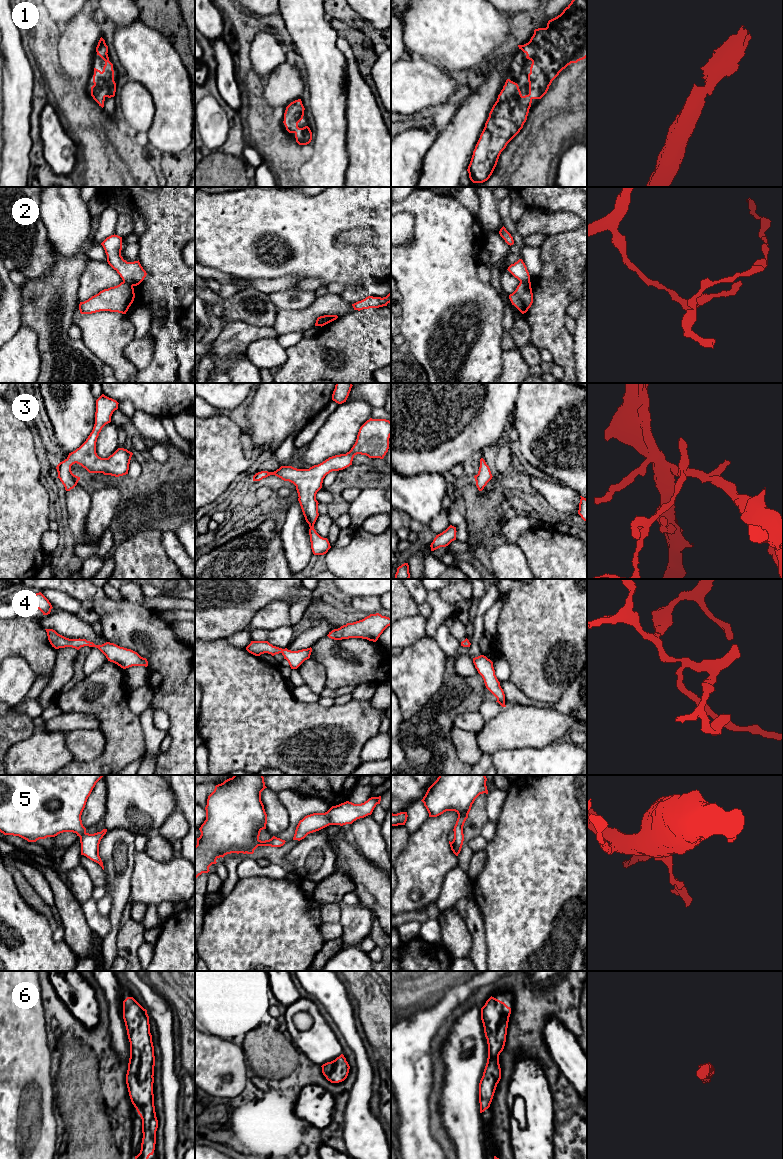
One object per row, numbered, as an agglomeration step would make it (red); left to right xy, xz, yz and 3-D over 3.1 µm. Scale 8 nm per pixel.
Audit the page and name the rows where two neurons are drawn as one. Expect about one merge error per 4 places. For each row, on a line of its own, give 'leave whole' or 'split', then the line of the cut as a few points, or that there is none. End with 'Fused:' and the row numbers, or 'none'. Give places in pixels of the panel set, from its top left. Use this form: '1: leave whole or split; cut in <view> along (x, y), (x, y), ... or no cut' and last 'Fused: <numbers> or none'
1: leave whole; no cut
2: split; cut in xy along (123, 280), (132, 286)
3: leave whole; no cut
4: leave whole; no cut
5: leave whole; no cut
6: leave whole; no cut
Fused: 2

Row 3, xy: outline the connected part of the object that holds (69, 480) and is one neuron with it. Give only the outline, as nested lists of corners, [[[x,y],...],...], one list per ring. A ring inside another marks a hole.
[[[102,394],[96,400],[95,424],[86,441],[68,457],[60,462],[56,469],[58,477],[66,491],[73,489],[80,477],[74,475],[71,466],[75,463],[81,465],[89,473],[103,473],[115,477],[128,474],[132,452],[118,448],[108,458],[101,458],[96,453],[96,442],[102,428],[111,422],[111,416],[118,409],[118,402]]]

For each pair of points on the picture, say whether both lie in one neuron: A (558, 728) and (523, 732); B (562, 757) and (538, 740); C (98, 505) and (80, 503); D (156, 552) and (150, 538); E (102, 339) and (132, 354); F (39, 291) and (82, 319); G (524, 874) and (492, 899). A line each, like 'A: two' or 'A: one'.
A: one
B: two
C: two
D: one
E: two
F: two
G: one

